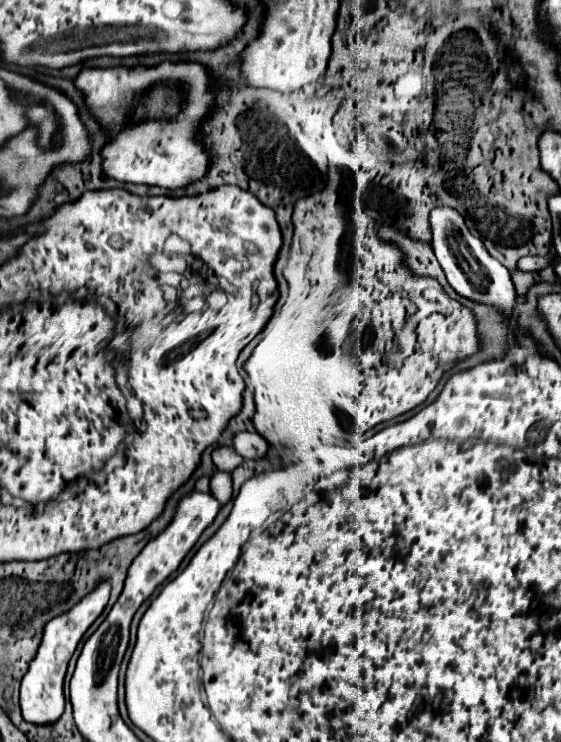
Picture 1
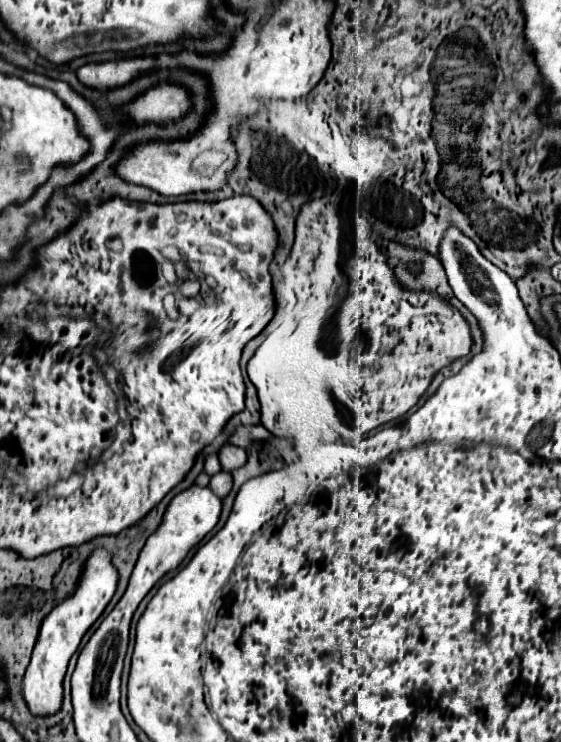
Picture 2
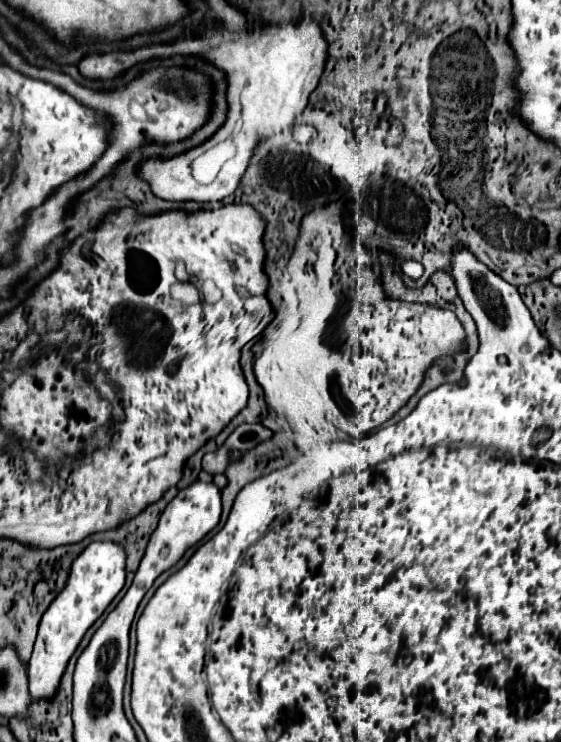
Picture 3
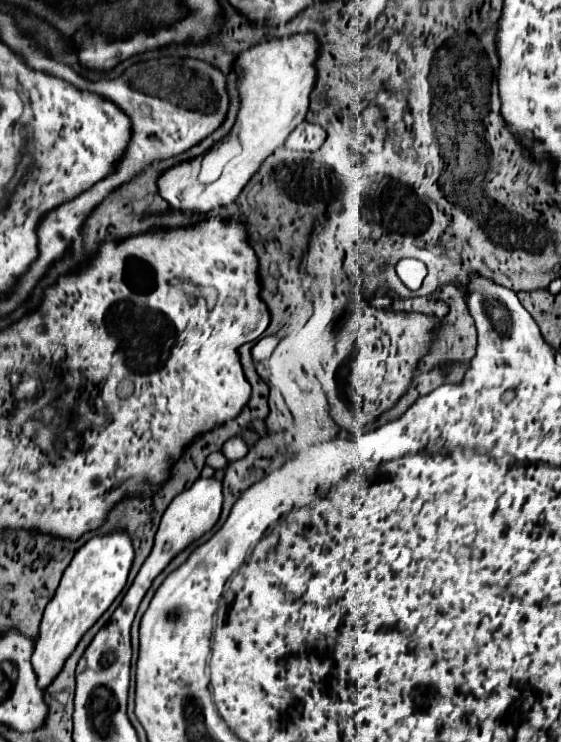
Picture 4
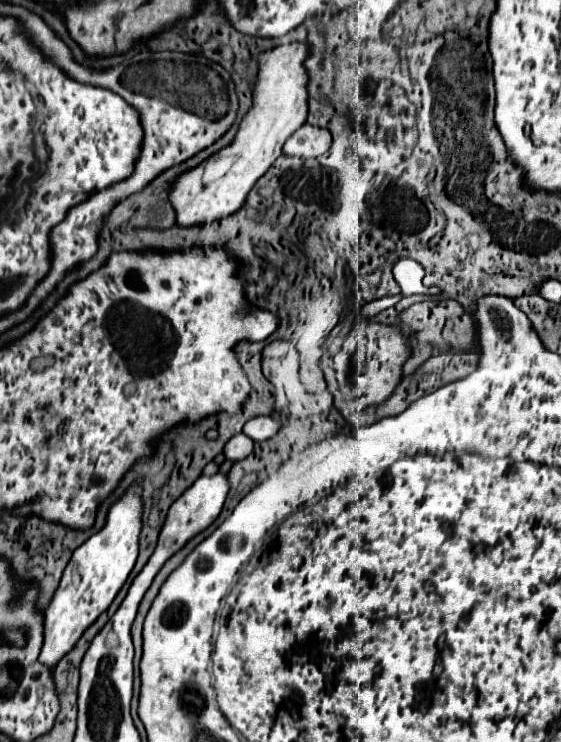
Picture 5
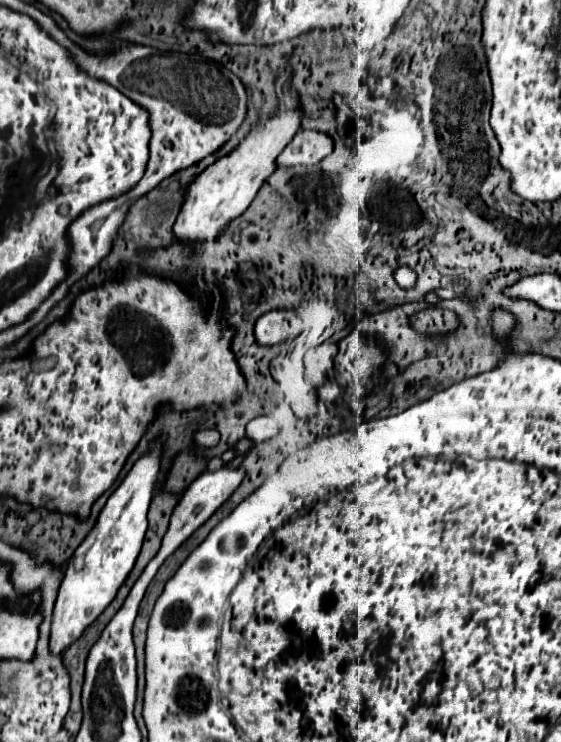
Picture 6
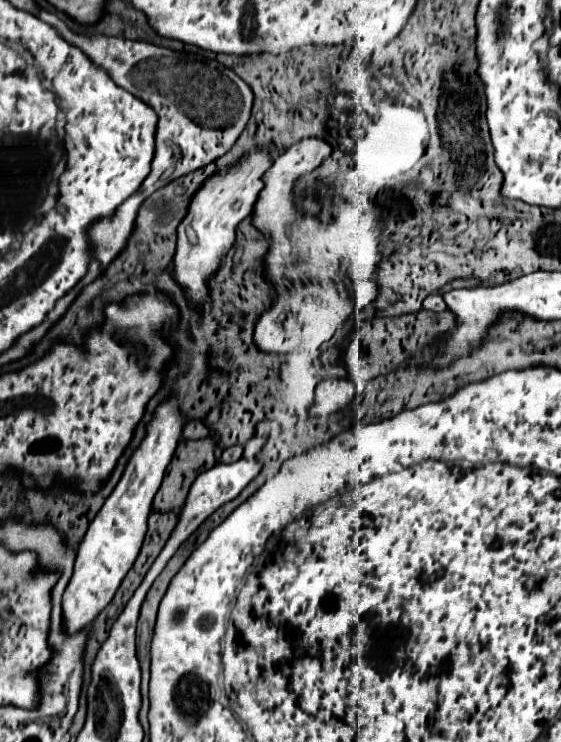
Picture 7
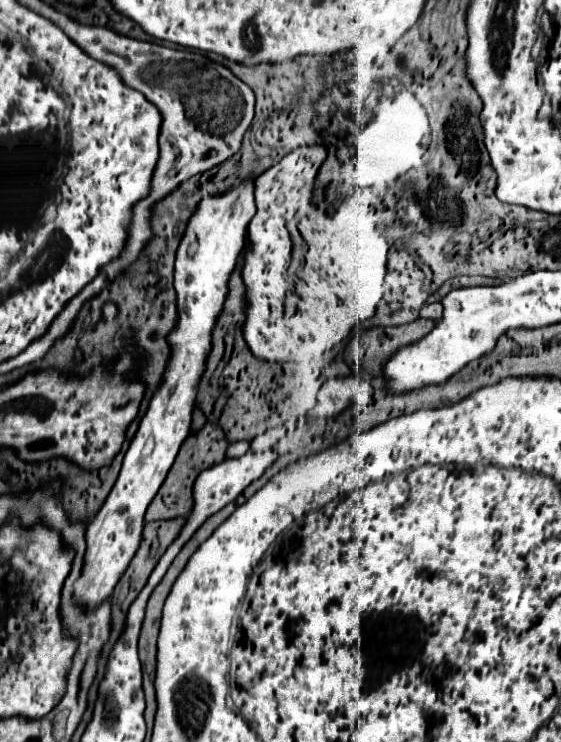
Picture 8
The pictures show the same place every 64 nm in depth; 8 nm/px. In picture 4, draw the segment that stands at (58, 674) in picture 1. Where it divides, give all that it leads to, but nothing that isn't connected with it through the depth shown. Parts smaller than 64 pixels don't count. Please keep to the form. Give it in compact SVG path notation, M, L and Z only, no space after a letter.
M112 530L104 536L90 538L72 558L60 586L44 610L32 666L38 674L38 684L46 688L62 670L66 658L74 652L84 632L110 608L128 580L134 560L134 546L128 530Z

